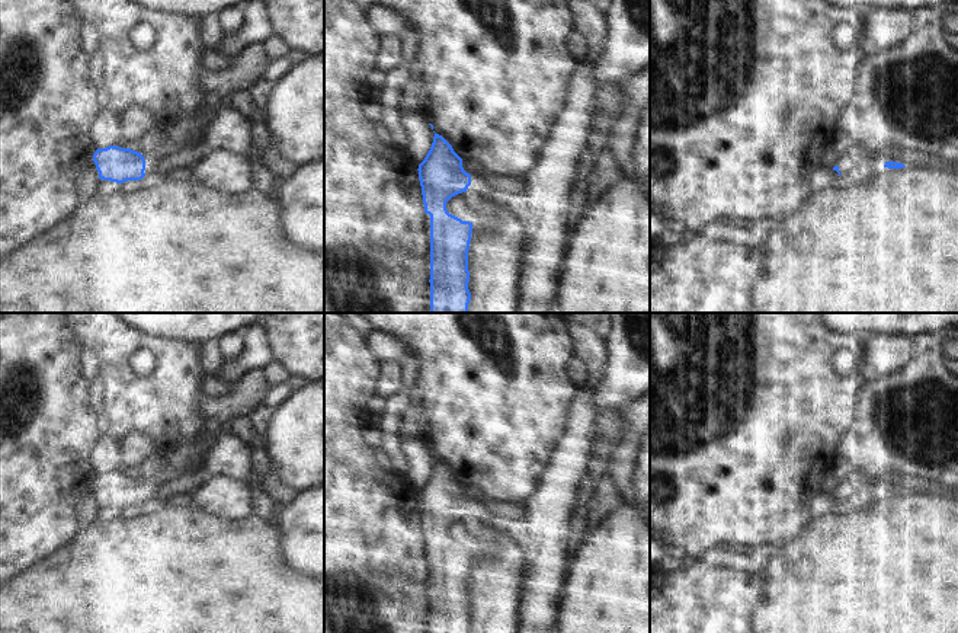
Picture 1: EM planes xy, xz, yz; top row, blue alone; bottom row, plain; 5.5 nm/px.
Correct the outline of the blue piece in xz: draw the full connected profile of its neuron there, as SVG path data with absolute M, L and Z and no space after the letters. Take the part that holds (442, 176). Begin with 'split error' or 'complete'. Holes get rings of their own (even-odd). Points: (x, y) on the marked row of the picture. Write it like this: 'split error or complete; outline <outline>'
split error; outline M436 132L417 170L424 212L430 215L430 313L468 313L472 223L449 214L446 202L462 192L490 196L491 188L467 173L462 159Z

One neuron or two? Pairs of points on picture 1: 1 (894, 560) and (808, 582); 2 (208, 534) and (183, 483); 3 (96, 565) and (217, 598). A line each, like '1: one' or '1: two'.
1: one
2: two
3: one

